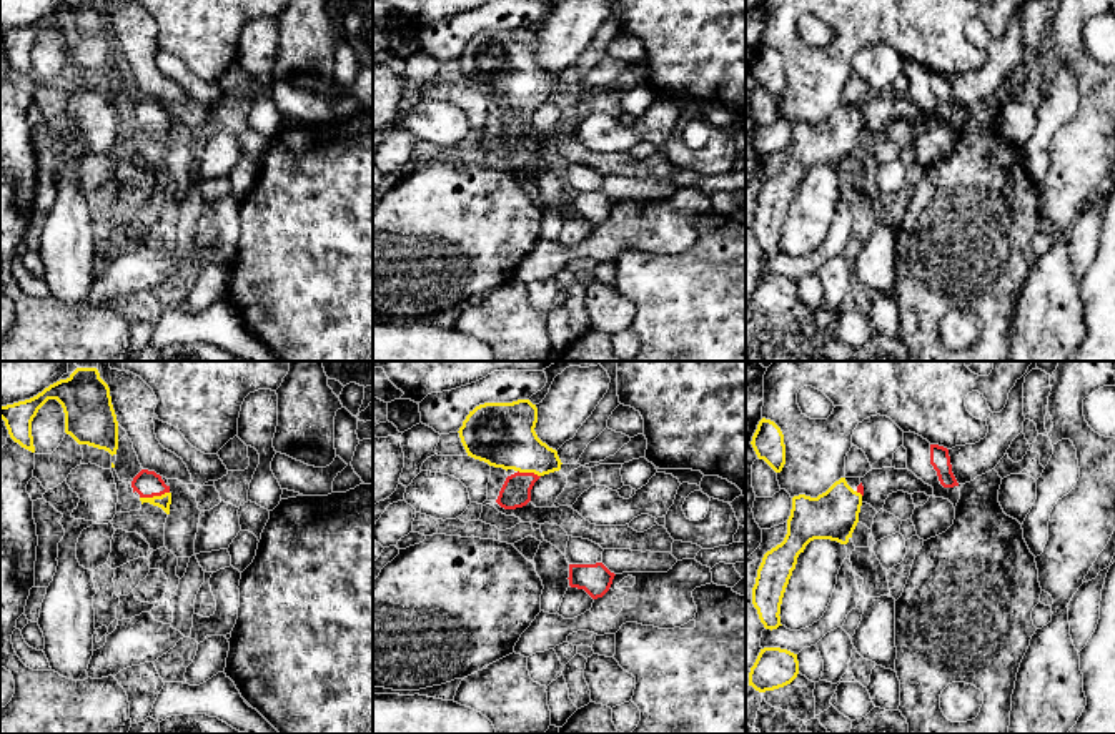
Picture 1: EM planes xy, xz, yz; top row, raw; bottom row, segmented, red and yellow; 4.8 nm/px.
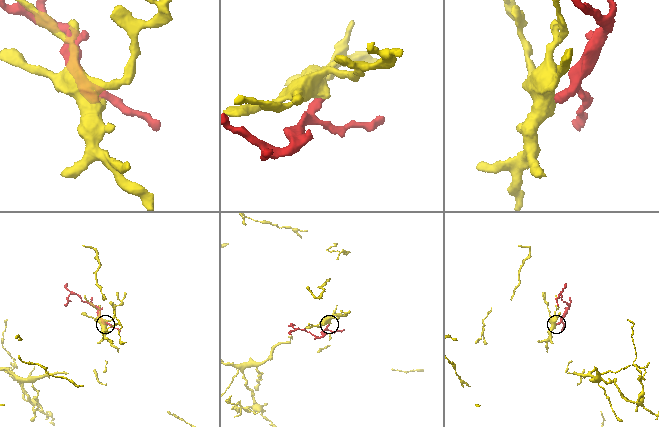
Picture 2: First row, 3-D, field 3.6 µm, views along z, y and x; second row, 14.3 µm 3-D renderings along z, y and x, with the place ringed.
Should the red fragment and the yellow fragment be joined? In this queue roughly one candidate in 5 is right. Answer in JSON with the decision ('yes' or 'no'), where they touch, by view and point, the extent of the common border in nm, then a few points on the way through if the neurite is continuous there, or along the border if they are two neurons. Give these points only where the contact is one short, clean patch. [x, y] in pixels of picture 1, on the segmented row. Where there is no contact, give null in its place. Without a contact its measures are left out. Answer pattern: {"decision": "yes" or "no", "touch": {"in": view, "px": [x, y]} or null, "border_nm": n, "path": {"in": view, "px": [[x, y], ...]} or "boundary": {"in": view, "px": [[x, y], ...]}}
{"decision": "yes", "touch": {"in": "xy", "px": [153, 495]}, "border_nm": 150, "path": {"in": "xy", "px": [[147, 483], [153, 495], [163, 501]]}}

